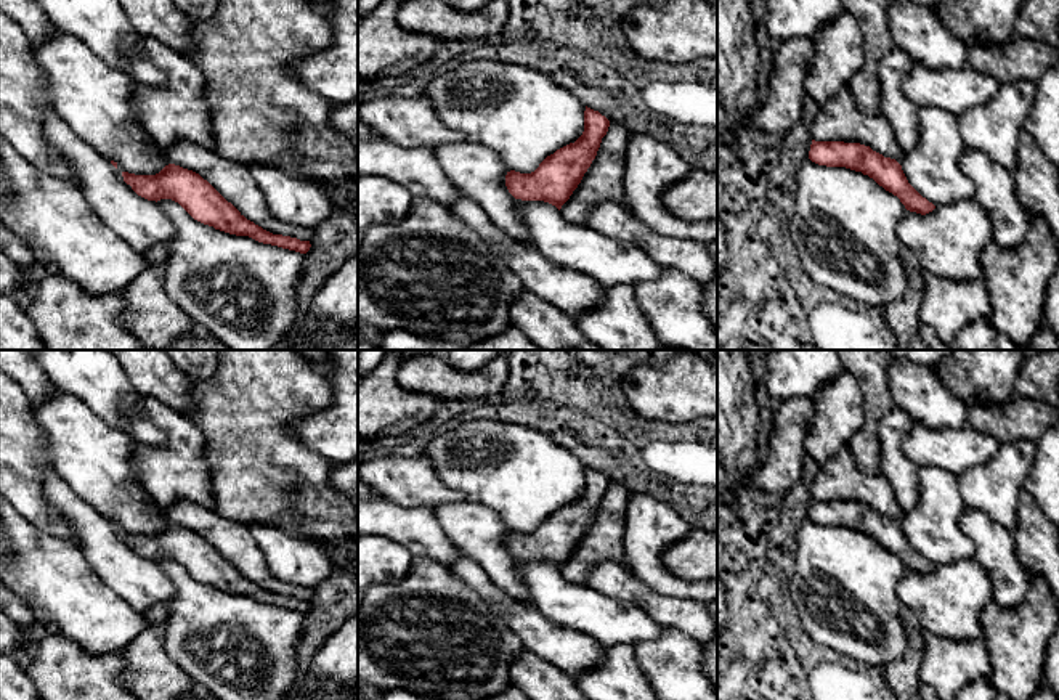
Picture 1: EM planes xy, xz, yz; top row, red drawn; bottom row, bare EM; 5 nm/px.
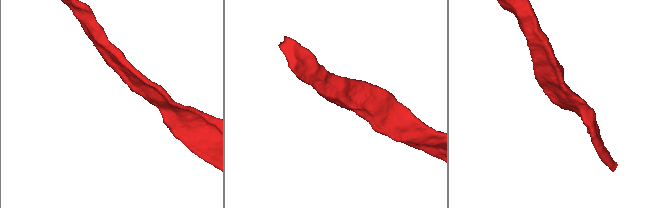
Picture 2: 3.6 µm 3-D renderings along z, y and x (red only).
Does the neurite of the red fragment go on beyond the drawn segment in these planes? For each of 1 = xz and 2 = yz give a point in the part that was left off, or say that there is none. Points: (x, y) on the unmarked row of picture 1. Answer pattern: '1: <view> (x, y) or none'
1: none
2: none

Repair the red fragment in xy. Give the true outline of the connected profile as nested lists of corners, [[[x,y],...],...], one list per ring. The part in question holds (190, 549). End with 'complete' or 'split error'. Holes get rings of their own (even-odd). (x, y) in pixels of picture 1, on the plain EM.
[[[168,523],[156,535],[122,531],[122,536],[138,556],[156,562],[160,559],[172,559],[194,580],[213,586],[215,589],[236,596],[249,596],[258,602],[300,613],[306,613],[311,607],[310,600],[273,594],[247,580],[207,539],[180,525]]]; complete

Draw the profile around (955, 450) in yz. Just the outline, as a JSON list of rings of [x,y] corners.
[[[911,421],[902,446],[907,458],[916,466],[942,467],[960,475],[992,459],[1000,442],[969,424],[960,429],[931,429]]]

